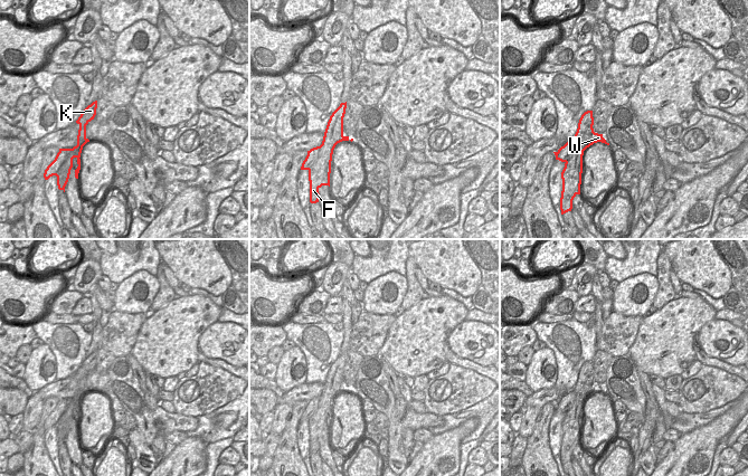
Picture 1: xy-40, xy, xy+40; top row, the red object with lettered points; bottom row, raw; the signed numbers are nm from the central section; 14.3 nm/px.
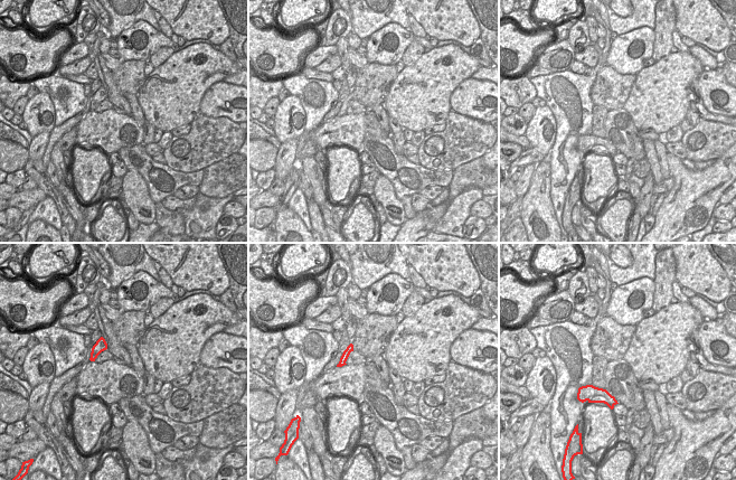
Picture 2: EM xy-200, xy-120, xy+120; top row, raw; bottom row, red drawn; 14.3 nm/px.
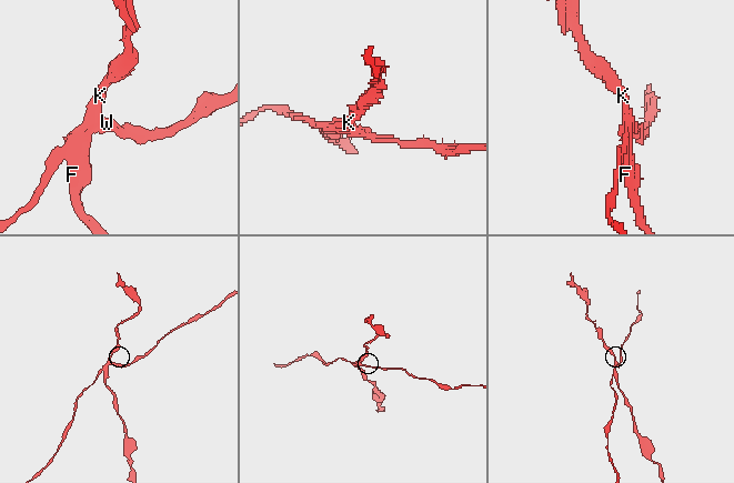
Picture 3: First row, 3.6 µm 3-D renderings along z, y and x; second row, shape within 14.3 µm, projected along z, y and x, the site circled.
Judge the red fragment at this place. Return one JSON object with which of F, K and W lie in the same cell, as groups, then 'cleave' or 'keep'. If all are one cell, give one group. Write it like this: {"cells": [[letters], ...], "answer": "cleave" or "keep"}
{"cells": [["F", "K"], ["W"]], "answer": "cleave"}

